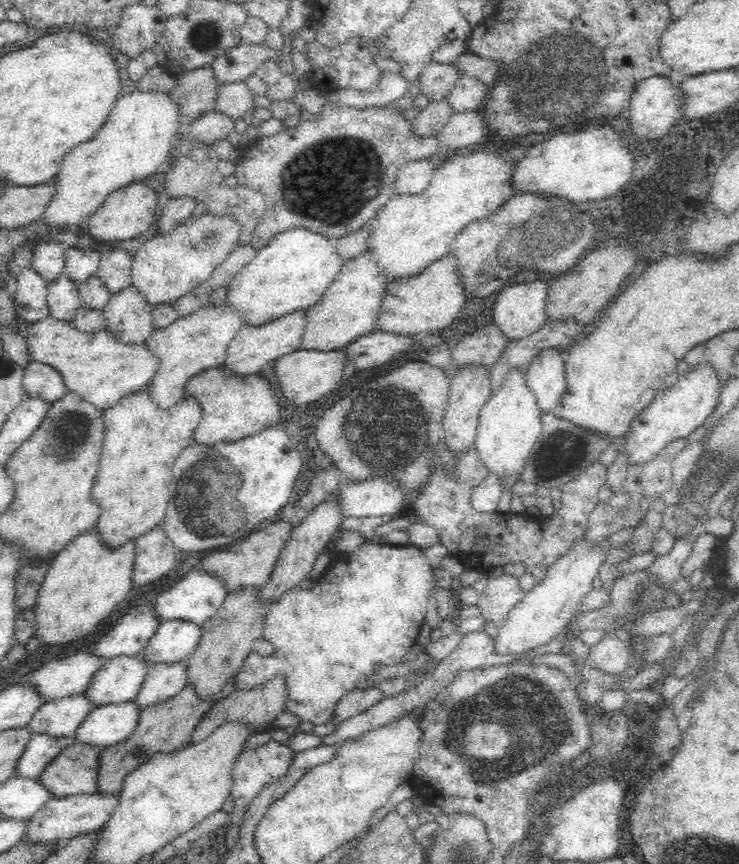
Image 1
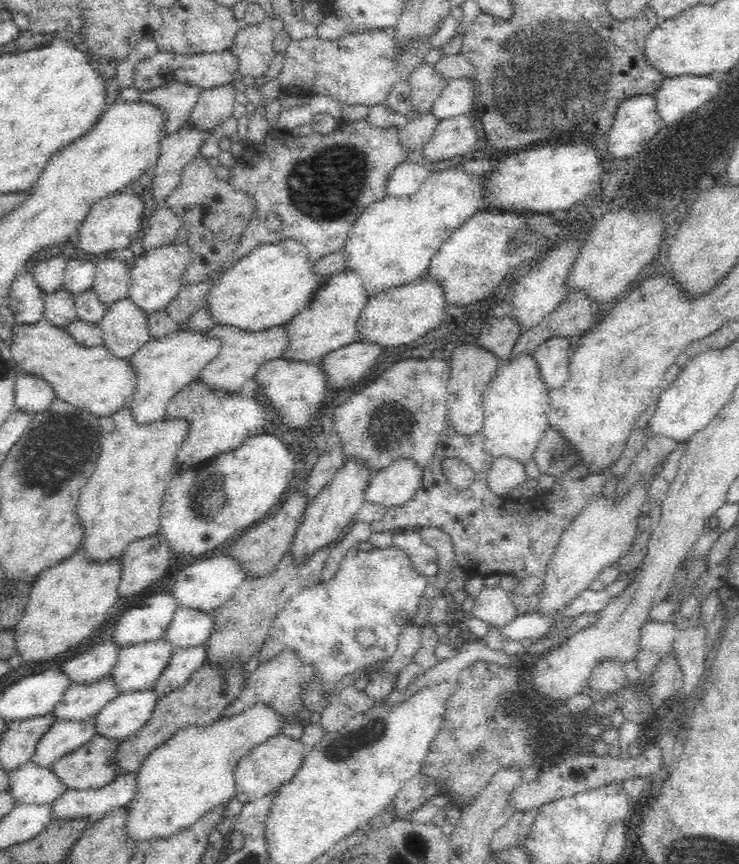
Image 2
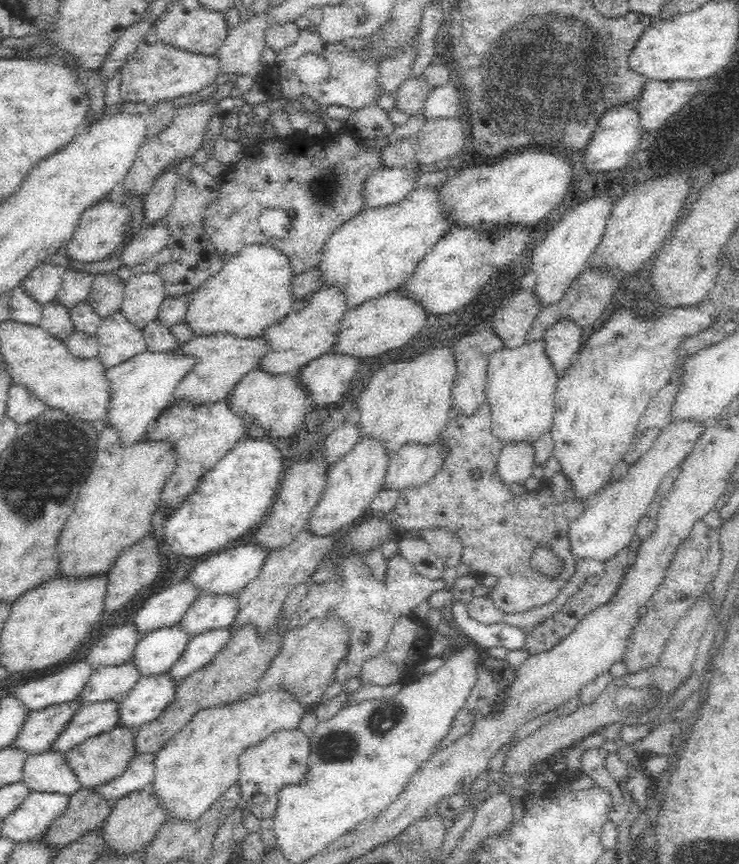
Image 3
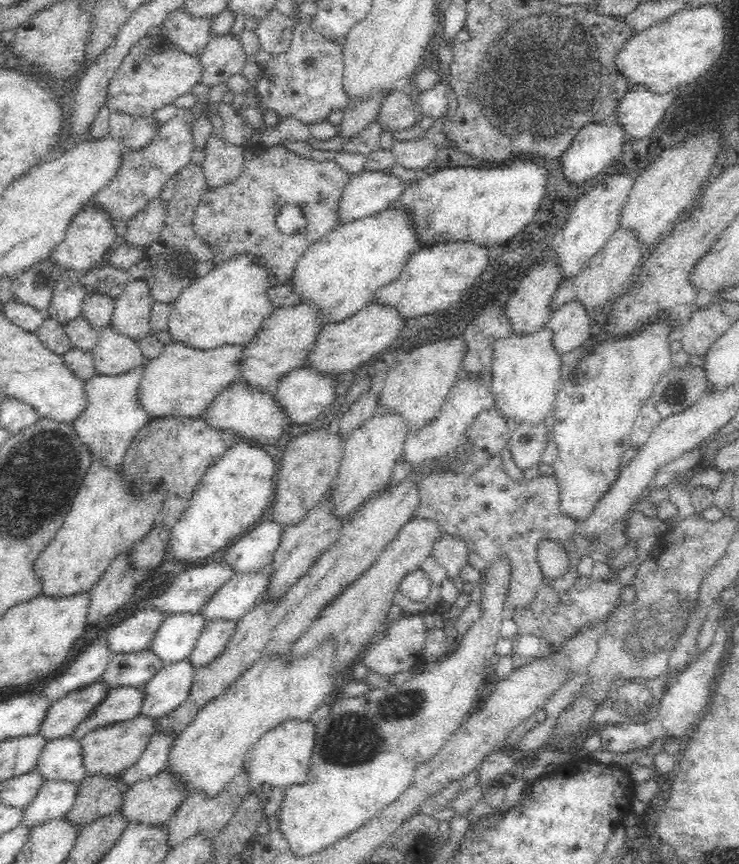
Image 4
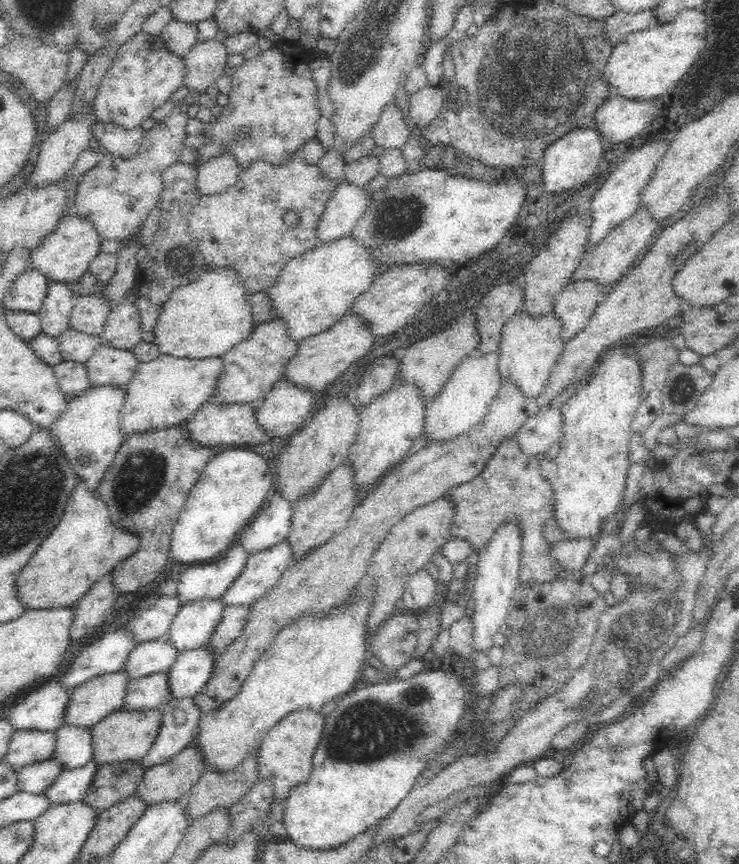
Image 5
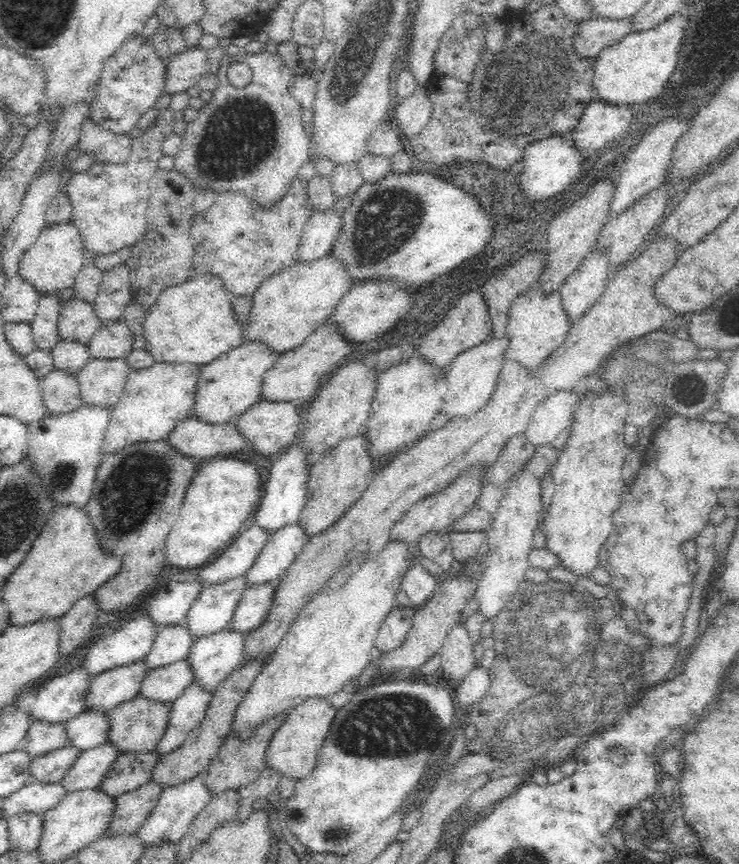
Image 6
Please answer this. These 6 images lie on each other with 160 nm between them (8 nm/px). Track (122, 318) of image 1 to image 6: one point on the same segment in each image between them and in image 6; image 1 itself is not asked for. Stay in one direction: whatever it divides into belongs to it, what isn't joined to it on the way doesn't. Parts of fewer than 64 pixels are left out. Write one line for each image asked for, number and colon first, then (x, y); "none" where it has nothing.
2: (124, 329)
3: (118, 340)
4: (114, 355)
5: (108, 367)
6: (101, 382)

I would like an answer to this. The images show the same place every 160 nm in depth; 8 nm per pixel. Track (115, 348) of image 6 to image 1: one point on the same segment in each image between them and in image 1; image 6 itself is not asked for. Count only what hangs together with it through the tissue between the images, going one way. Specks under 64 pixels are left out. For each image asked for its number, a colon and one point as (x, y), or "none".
1: (166, 267)
2: (155, 276)
3: (144, 293)
4: (130, 317)
5: (122, 330)

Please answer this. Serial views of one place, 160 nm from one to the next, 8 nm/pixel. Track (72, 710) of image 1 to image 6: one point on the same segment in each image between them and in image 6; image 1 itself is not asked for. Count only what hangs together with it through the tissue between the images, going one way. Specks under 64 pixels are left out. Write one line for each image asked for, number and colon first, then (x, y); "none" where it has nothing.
2: (82, 700)
3: (109, 681)
4: (135, 668)
5: (158, 655)
6: (174, 641)

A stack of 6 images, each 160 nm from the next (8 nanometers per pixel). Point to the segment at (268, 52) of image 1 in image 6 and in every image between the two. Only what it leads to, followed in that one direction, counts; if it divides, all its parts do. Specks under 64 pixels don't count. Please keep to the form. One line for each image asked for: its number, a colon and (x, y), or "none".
2: (204, 71)
3: (157, 72)
4: (154, 73)
5: (143, 75)
6: (131, 82)

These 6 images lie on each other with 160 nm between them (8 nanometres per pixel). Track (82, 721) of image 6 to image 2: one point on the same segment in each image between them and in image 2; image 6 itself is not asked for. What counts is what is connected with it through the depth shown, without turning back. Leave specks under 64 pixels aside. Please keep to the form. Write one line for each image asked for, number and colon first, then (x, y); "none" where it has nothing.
2: (30, 782)
3: (46, 771)
4: (61, 759)
5: (74, 747)

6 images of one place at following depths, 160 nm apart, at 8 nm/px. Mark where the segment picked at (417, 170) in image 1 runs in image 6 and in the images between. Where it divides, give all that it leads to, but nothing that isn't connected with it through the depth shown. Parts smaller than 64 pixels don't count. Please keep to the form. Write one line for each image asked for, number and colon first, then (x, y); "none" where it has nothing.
2: (406, 178)
3: (385, 186)
4: (368, 193)
5: (342, 210)
6: (319, 230)

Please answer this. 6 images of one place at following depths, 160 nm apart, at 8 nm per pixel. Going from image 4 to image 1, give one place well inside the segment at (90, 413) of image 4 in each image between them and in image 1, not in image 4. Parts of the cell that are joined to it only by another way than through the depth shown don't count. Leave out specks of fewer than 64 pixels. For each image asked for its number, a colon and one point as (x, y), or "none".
1: (194, 343)
2: (162, 368)
3: (141, 388)

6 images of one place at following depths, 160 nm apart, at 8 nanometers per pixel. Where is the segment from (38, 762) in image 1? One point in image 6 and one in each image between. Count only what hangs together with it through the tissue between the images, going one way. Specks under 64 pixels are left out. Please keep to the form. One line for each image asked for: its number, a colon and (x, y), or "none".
2: (65, 735)
3: (93, 718)
4: (123, 702)
5: (153, 691)
6: (167, 682)

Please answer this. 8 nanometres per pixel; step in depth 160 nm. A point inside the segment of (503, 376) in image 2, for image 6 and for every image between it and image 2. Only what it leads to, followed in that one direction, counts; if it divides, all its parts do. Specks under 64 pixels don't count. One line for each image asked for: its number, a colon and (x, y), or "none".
3: (521, 382)
4: (526, 373)
5: (531, 342)
6: (538, 322)

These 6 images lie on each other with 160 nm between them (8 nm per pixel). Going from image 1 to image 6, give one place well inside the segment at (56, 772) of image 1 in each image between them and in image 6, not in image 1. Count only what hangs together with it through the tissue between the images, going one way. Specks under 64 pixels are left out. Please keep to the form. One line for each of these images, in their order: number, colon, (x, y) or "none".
2: (93, 765)
3: (97, 759)
4: (111, 748)
5: (127, 734)
6: (138, 724)

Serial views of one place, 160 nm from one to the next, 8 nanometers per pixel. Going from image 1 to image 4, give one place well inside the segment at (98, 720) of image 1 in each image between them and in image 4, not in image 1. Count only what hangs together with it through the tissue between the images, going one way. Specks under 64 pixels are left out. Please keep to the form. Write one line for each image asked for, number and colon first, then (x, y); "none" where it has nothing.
2: (124, 716)
3: (150, 696)
4: (168, 689)

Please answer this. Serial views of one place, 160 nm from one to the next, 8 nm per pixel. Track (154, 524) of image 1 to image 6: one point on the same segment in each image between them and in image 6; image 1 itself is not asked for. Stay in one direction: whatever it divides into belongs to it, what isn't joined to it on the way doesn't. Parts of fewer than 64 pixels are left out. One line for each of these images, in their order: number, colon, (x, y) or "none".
2: (121, 503)
3: (122, 492)
4: (105, 521)
5: (83, 548)
6: (65, 563)

